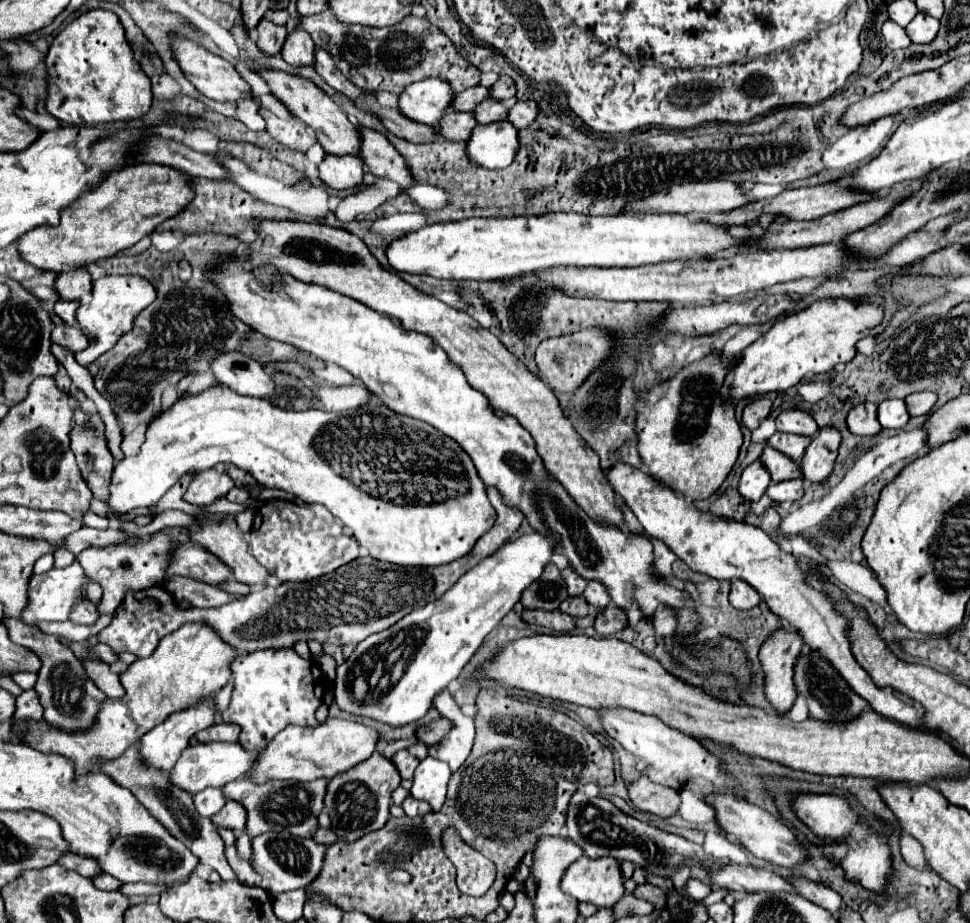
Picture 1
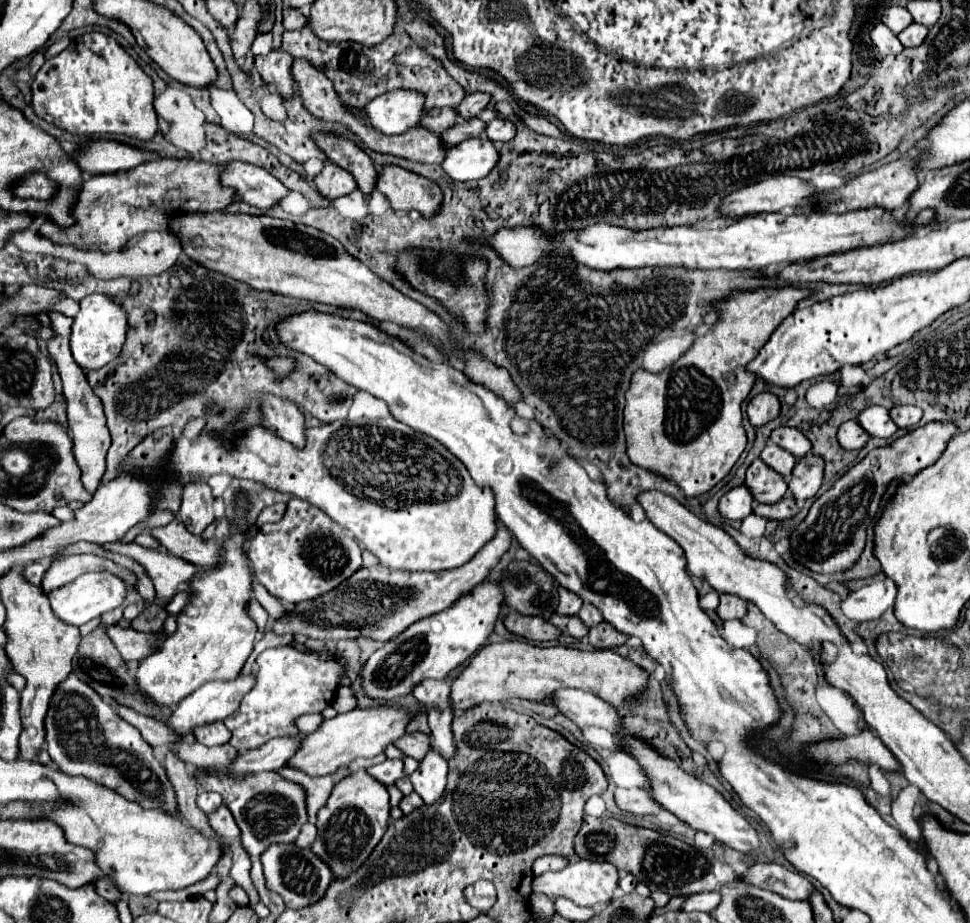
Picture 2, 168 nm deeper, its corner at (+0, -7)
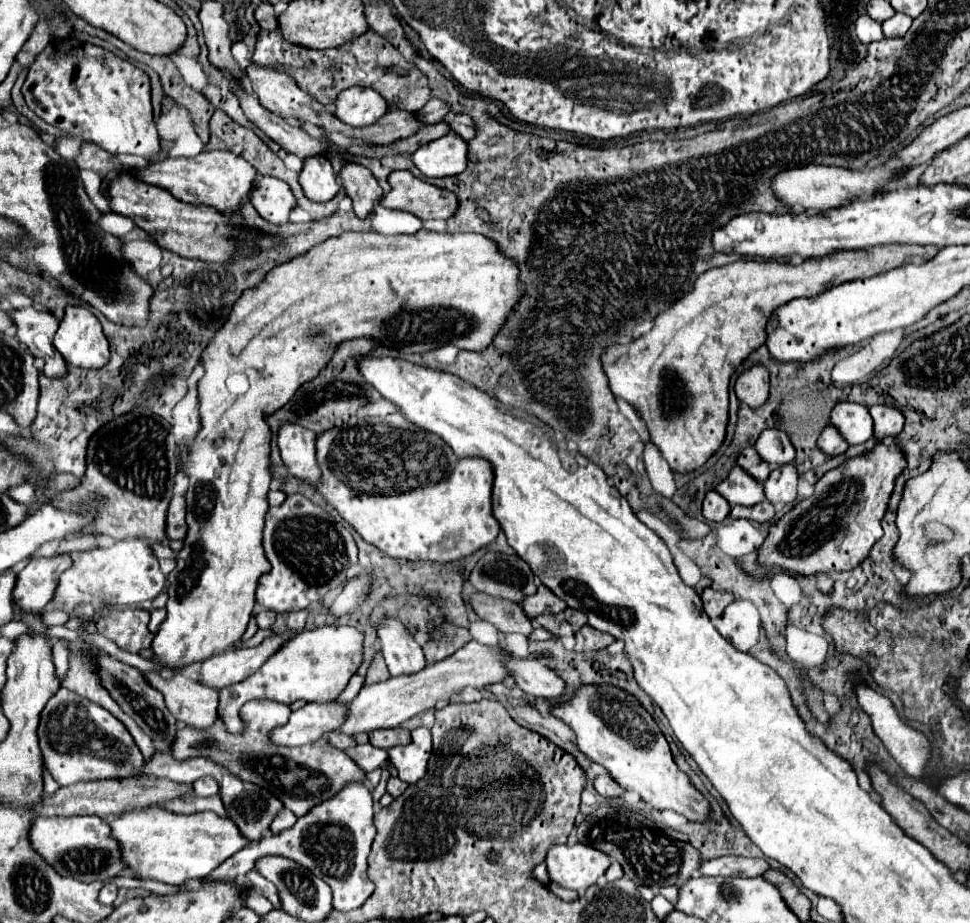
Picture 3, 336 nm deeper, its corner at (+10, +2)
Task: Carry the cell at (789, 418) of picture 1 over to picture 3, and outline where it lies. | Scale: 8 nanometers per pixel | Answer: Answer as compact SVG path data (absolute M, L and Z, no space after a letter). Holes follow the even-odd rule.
M767 429L755 443L759 457L769 465L787 465L793 463L795 449L789 445L789 437L777 429Z

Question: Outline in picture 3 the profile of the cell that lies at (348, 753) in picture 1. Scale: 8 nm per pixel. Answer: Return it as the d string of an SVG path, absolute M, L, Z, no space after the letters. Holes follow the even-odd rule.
M471 641L465 647L461 647L459 651L455 651L451 657L437 661L433 665L427 665L419 673L389 677L387 681L375 683L369 687L365 685L361 689L361 693L351 701L349 717L343 723L341 731L351 737L353 733L359 733L359 731L369 733L375 729L399 727L403 721L407 721L427 709L433 709L435 705L447 703L449 697L453 693L461 691L463 687L483 689L491 683L497 683L509 675L509 673L505 673L505 667L501 665L501 659L505 659L505 657L507 655L503 653L501 647L489 647L489 645Z

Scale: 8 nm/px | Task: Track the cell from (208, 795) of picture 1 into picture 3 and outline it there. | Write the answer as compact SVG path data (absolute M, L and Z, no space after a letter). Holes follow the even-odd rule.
M205 775L193 783L193 791L199 797L211 797L219 793L219 783L211 775Z

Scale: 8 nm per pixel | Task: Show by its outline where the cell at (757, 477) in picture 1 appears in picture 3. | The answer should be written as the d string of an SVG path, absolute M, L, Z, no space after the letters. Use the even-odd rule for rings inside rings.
M709 491L703 501L703 517L711 523L721 523L729 513L729 503L715 491Z

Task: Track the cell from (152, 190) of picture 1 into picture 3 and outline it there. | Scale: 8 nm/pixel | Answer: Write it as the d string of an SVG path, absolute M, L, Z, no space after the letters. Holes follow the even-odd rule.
M203 151L197 157L181 157L181 159L161 159L145 169L139 169L137 179L157 185L173 193L175 199L193 203L193 205L207 205L217 209L219 213L239 213L241 203L249 201L249 193L255 189L257 183L257 169L249 165L243 157L225 153L225 151Z

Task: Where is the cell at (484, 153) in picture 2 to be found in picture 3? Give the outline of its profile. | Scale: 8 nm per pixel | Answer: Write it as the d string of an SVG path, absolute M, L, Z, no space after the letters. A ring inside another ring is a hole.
M449 133L421 145L411 155L411 161L427 179L459 175L465 169L465 141Z

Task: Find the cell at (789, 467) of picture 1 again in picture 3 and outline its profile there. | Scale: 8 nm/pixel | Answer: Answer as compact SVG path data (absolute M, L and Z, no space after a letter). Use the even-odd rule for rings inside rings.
M733 467L729 477L715 487L715 491L721 493L721 497L725 497L731 507L757 505L763 499L761 489L763 489L761 483L753 481L753 477L749 477L743 469L737 469L737 467Z

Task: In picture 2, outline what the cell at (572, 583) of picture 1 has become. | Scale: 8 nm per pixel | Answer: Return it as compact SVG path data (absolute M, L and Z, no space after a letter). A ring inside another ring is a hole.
M559 586L557 590L559 590L559 606L557 606L557 612L559 614L567 614L567 616L577 614L579 608L581 608L581 604L583 604L583 600L577 594L573 594L571 590L565 590L563 586Z

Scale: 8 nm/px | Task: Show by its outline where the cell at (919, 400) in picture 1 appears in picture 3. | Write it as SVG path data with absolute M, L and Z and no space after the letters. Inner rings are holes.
M873 405L871 417L873 417L873 431L875 431L877 441L883 441L885 437L897 437L903 431L905 417L899 409L885 407L885 405Z

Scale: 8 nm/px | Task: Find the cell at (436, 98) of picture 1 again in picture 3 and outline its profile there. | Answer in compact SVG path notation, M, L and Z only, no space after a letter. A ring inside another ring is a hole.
M349 87L341 91L333 105L333 115L351 127L373 125L373 121L379 121L387 113L387 105L381 101L381 95L373 89L361 87Z

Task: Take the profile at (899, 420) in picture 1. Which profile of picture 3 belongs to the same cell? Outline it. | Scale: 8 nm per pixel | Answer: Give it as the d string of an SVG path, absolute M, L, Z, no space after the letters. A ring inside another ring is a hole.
M839 403L831 413L831 425L841 433L847 445L861 445L873 435L869 409L857 403Z

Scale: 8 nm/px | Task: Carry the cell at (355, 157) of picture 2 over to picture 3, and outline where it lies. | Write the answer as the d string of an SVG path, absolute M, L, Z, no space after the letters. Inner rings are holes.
M347 163L339 173L339 179L347 197L353 201L355 215L359 219L367 219L373 213L373 205L383 197L383 191L373 173L357 163Z

